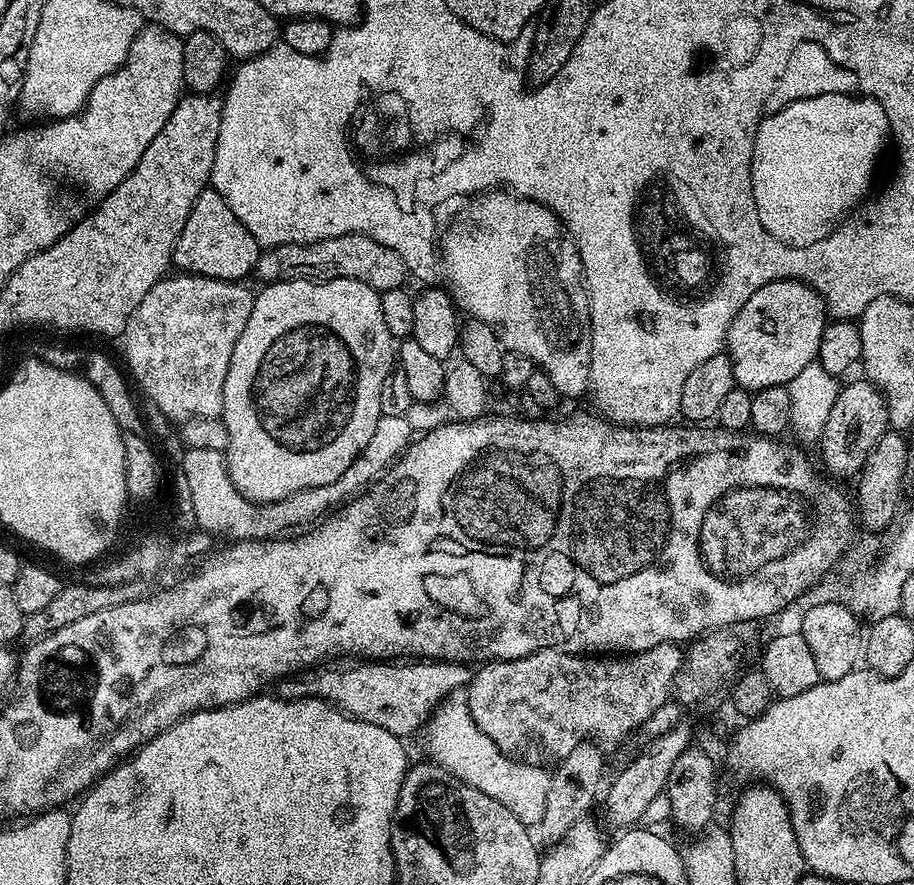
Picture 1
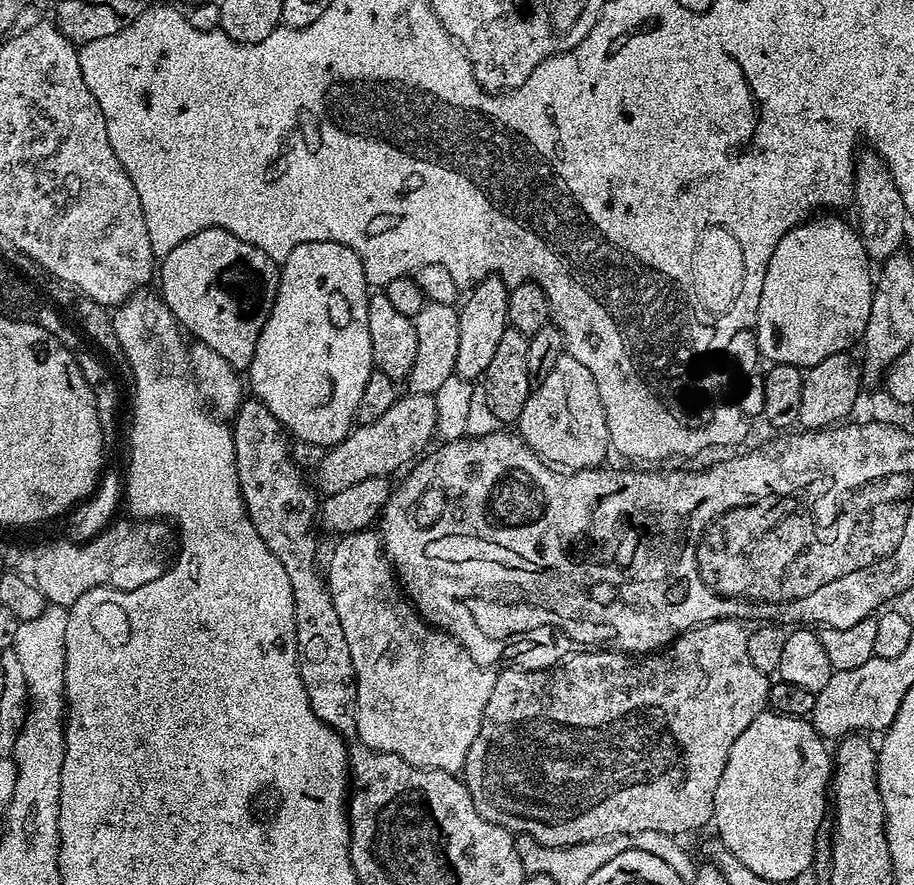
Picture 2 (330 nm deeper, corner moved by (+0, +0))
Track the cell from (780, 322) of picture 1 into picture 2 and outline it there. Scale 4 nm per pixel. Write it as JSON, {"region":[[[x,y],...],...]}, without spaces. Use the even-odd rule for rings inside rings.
{"region":[[[820,214],[805,220],[787,232],[782,242],[774,246],[774,254],[770,254],[754,325],[756,345],[765,361],[807,370],[818,366],[822,358],[830,358],[830,354],[848,352],[851,344],[863,337],[866,322],[870,322],[874,268],[859,231],[849,221],[848,225],[836,216],[839,215]]]}

